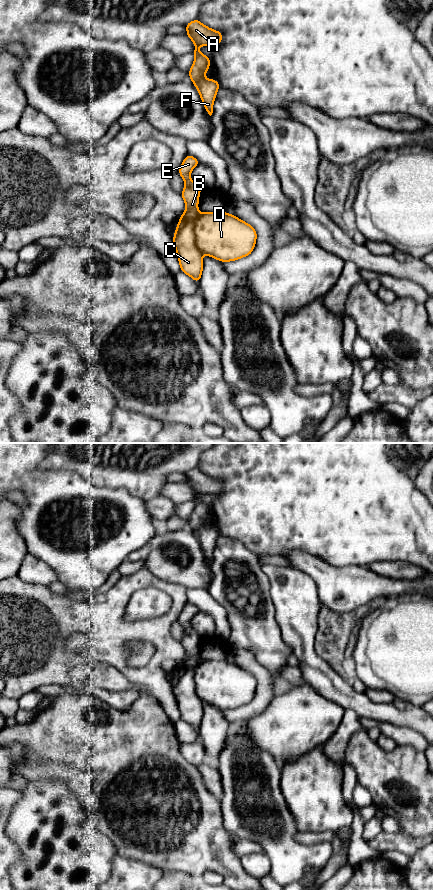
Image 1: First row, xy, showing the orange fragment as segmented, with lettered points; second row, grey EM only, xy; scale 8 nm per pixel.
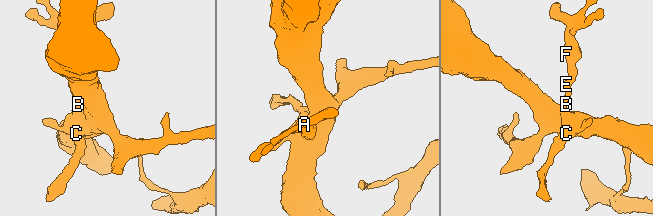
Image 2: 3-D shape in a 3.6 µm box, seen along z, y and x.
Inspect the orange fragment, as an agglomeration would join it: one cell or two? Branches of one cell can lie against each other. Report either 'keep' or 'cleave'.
cleave

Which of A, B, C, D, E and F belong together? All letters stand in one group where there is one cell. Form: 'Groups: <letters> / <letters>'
Groups: A B C E F / D

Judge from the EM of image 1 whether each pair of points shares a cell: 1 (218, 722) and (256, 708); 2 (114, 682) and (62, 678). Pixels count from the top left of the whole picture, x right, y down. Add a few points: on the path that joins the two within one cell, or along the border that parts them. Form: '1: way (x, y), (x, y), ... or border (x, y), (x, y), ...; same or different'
1: border (221, 710), (229, 722); different
2: border (86, 683), (109, 689); different

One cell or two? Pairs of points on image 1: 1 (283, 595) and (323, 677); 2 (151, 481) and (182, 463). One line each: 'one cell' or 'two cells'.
1: one cell
2: one cell

